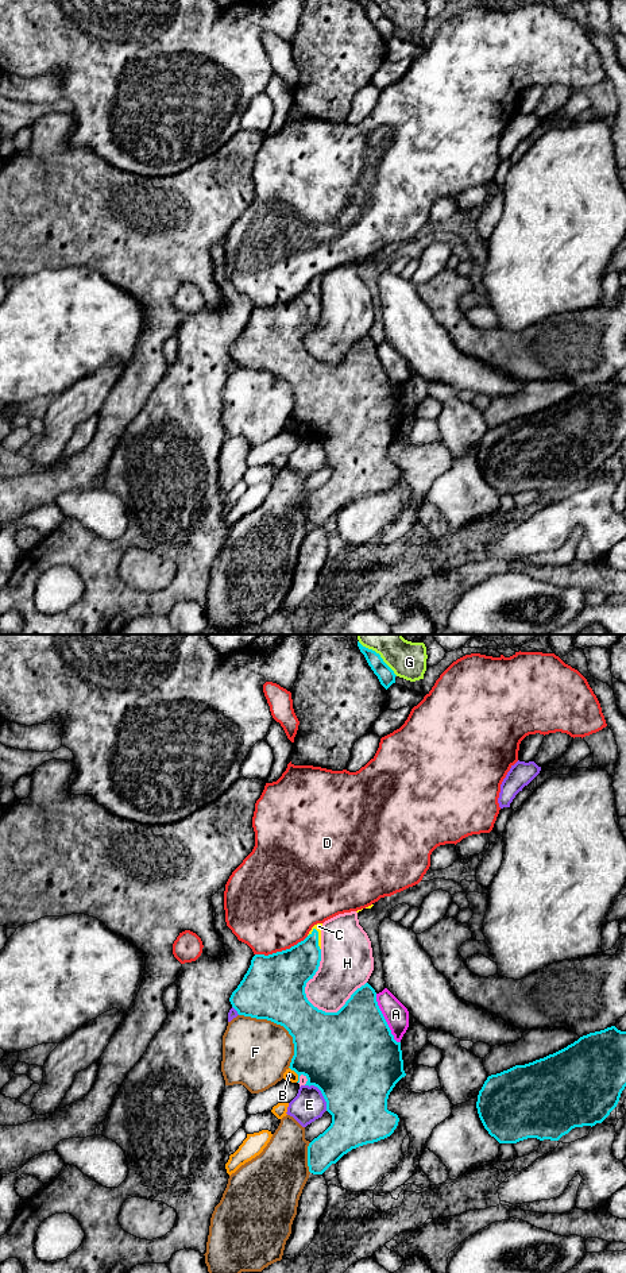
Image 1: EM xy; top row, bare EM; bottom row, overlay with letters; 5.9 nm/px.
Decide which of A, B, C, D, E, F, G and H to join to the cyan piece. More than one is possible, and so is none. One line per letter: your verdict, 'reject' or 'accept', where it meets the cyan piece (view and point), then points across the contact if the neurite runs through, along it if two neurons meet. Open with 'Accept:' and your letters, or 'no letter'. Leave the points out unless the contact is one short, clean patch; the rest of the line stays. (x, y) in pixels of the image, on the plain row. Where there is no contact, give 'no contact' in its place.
Accept: C
A: reject; contact xy (385, 371)
B: reject; contact xy (297, 425); border xy (289, 419), (297, 427), (297, 434)
C: accept; contact xy (317, 290); way xy (290, 321), (317, 290), (319, 278)
D: reject; contact xy (282, 303)
E: reject; contact xy (321, 444)
F: reject; contact xy (281, 377)
G: reject; contact xy (382, 11)
H: reject; contact xy (304, 340)

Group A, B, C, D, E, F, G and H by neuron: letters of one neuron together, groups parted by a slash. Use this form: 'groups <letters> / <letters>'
groups A / B / C / D / E / F / G / H

